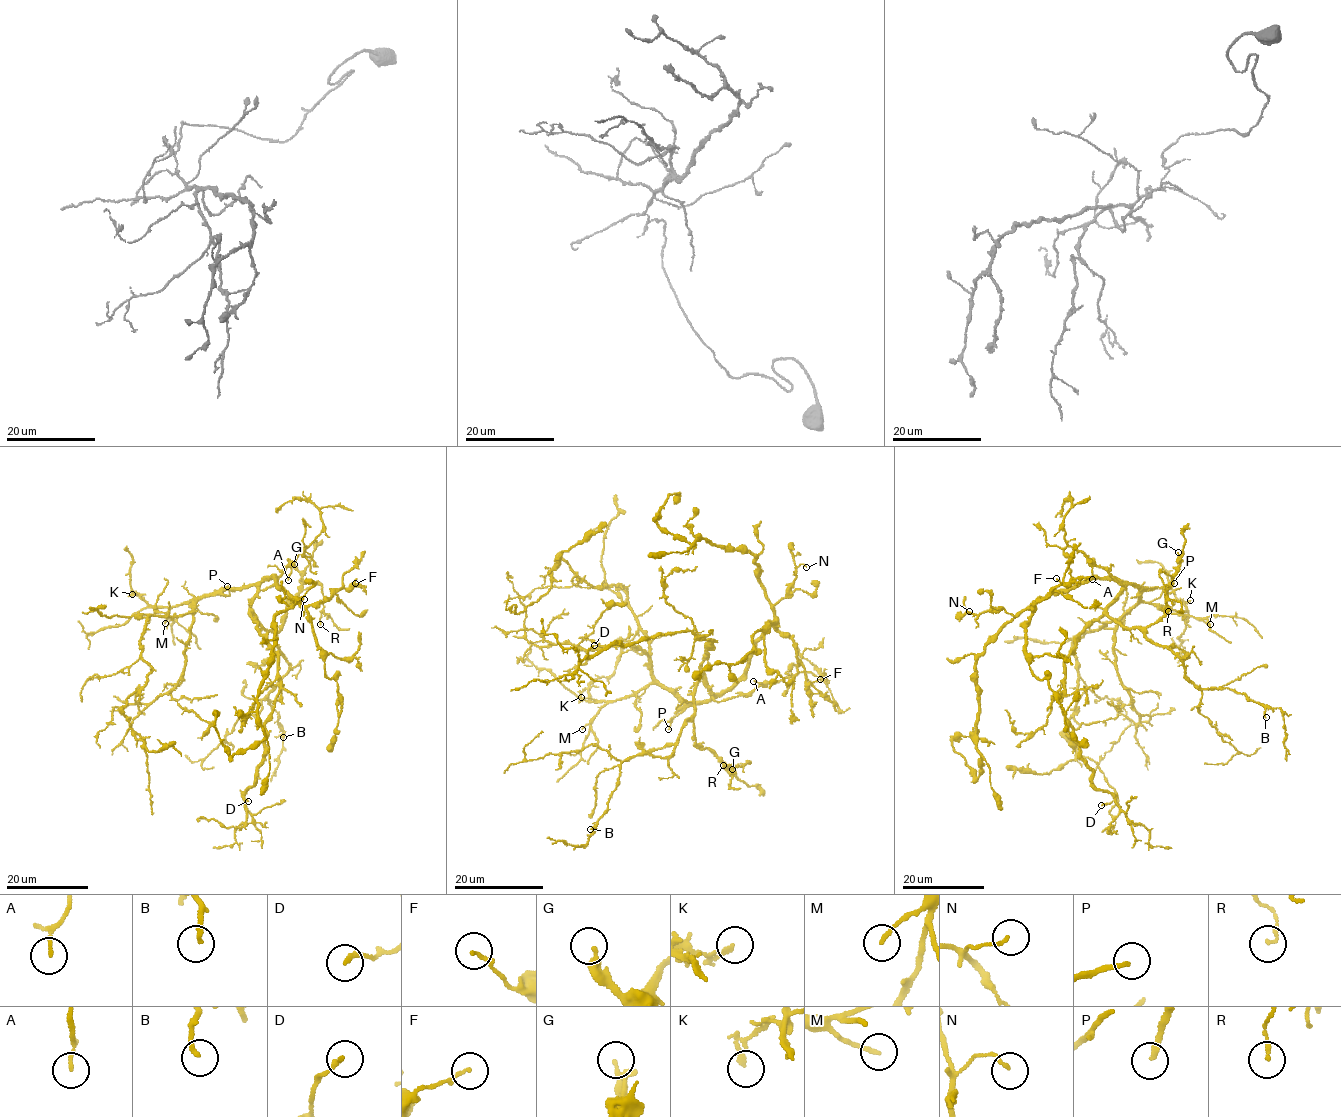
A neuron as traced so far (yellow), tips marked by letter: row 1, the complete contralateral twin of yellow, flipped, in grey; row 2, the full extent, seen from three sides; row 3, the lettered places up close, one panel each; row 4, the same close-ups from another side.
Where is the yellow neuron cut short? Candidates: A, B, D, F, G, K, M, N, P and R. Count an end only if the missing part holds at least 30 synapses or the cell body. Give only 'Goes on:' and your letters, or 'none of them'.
Goes on: P

